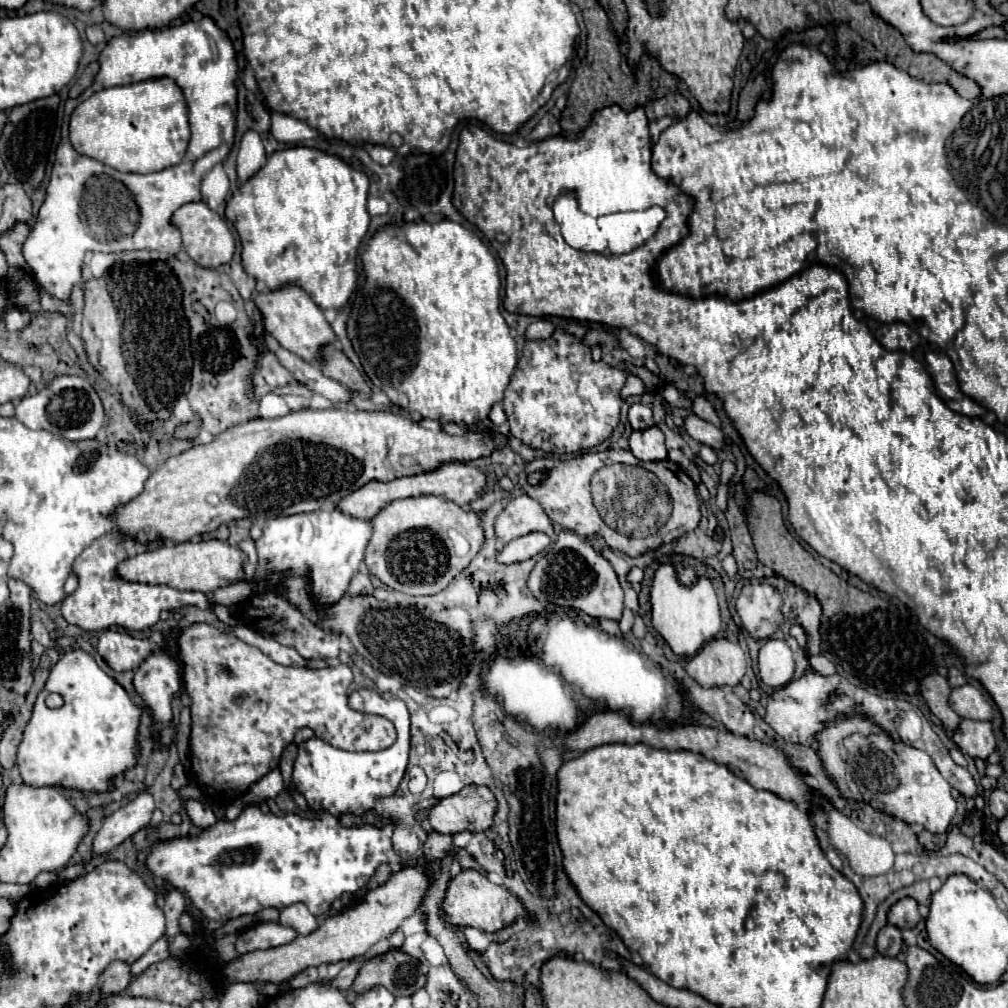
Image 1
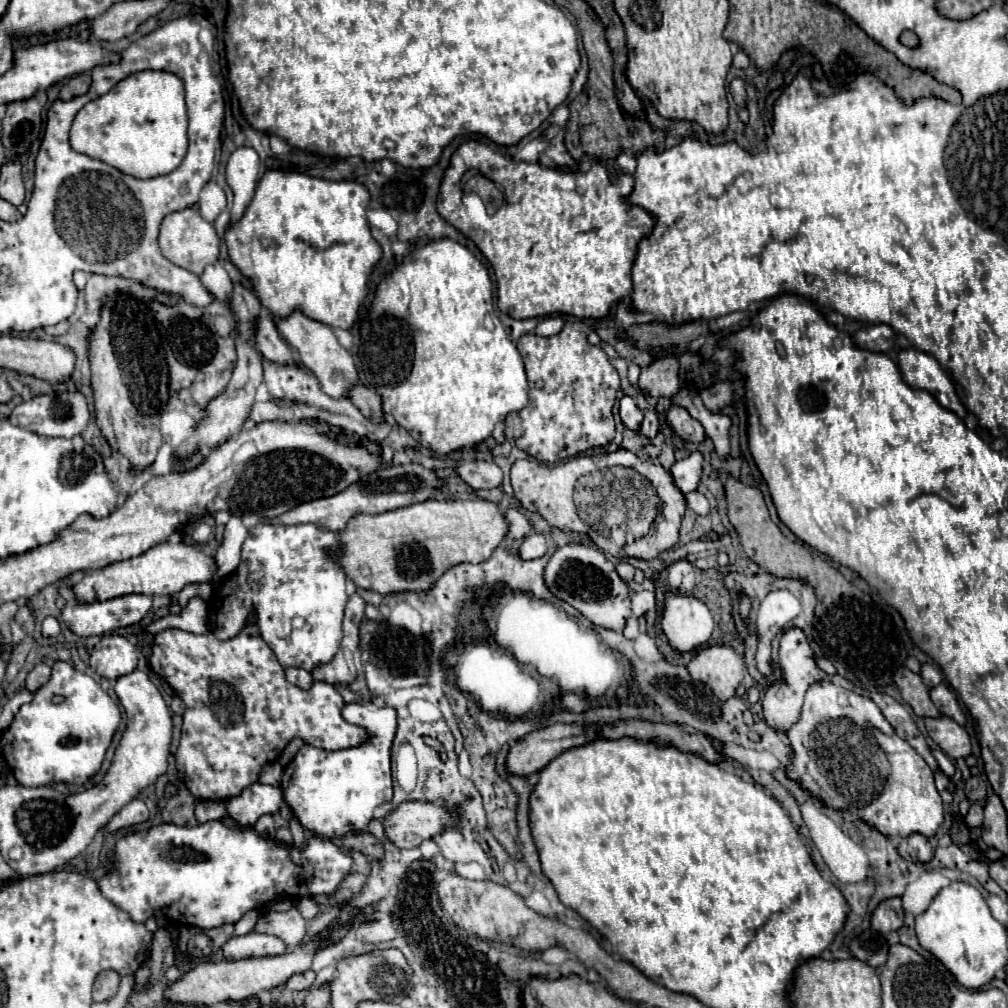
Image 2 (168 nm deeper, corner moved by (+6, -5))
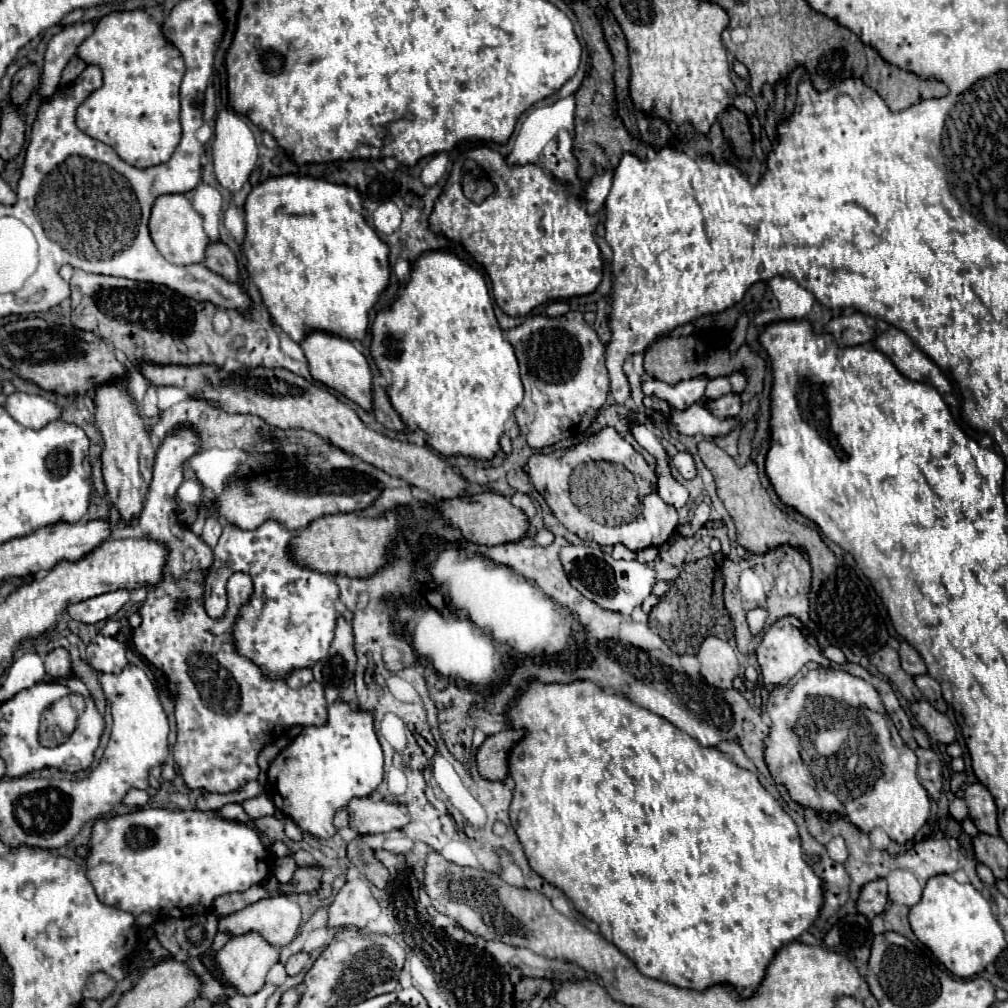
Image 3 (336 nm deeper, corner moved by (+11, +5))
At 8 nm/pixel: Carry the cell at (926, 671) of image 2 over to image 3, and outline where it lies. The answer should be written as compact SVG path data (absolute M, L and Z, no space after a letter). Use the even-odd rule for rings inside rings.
M903 640L899 644L899 658L901 658L901 668L911 674L911 676L917 676L917 674L925 674L927 668L925 668L925 662L921 660L921 656Z

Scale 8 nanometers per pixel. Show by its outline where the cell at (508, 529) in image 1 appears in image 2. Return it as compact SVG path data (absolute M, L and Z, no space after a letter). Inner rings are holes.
M508 508L504 512L504 518L508 522L508 538L512 540L520 540L524 536L528 536L532 532L532 524L526 518L526 514L518 508Z

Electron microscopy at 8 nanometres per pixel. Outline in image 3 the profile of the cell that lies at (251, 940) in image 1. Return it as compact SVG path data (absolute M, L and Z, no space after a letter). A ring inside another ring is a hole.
M249 932L249 934L241 934L241 936L233 936L217 954L215 954L215 962L223 974L223 980L229 984L231 990L235 990L237 994L255 994L263 988L265 984L265 976L269 972L269 968L279 960L279 948L271 946L269 942L265 942L259 934Z

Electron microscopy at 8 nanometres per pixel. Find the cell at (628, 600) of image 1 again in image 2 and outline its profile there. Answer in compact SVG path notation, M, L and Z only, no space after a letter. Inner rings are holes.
M634 592L632 594L632 614L636 618L640 618L650 608L654 608L654 604L656 604L654 592Z

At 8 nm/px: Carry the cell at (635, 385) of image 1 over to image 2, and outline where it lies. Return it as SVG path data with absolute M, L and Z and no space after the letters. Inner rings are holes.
M674 356L658 358L652 362L646 370L642 370L638 386L644 394L658 398L672 398L680 386L678 386L678 360Z

